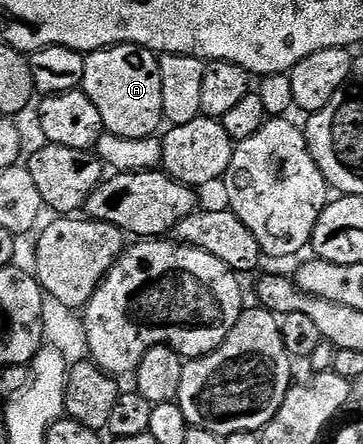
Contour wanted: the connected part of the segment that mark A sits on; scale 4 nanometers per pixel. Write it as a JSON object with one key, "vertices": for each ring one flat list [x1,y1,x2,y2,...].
{"vertices":[[116,43,103,51,92,51,86,55,84,81,80,90,96,105,100,113,103,128,116,137,129,139,149,139,159,134,158,126,163,126,162,110,164,109,164,92,160,85,159,56,147,47,135,43]]}

